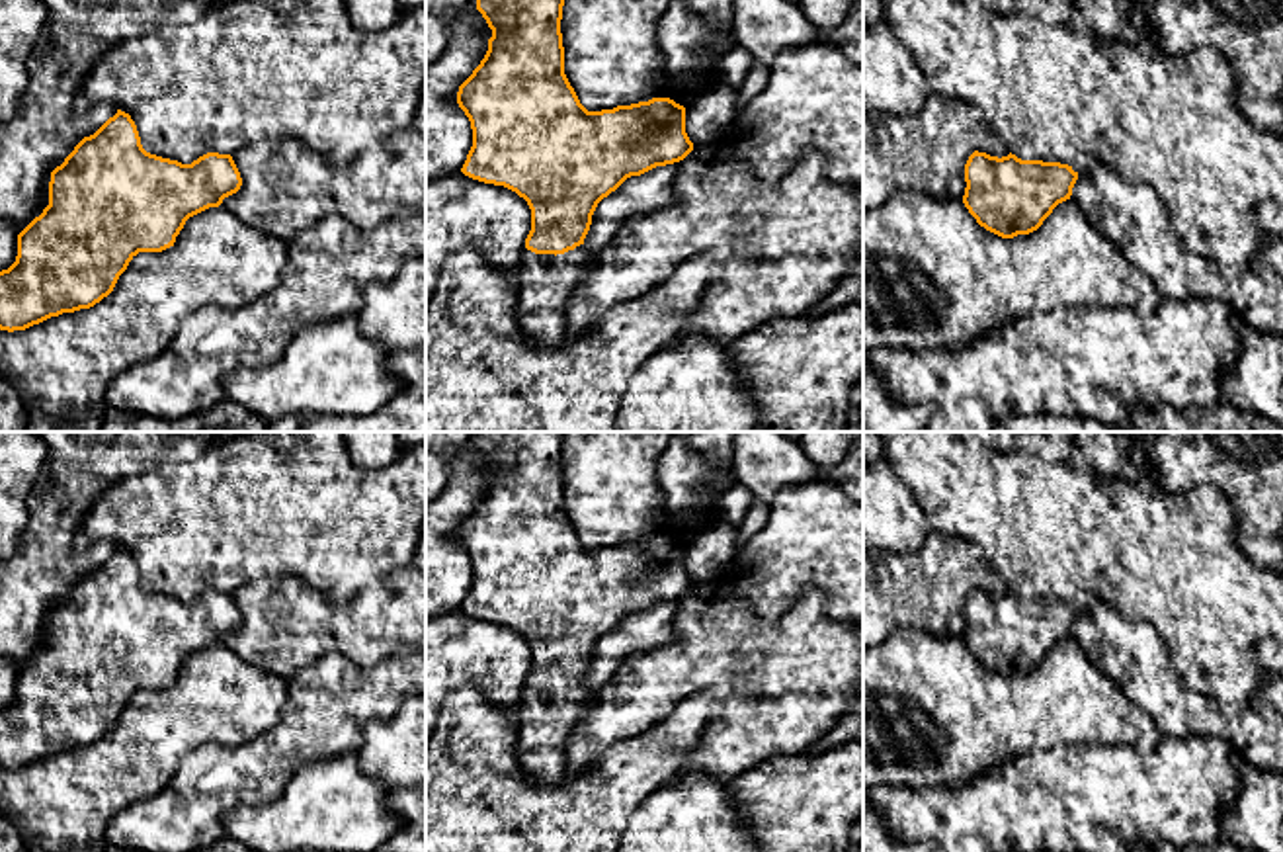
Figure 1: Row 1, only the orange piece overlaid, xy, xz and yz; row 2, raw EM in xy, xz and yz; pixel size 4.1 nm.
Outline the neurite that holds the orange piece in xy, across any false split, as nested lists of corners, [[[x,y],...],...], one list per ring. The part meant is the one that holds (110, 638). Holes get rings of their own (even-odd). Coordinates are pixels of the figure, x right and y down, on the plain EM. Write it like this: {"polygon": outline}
{"polygon": [[[117,547],[51,610],[49,643],[18,672],[16,700],[0,709],[0,768],[94,745],[139,690],[174,684],[189,655],[219,645],[240,623],[230,592],[207,590],[191,602],[150,592],[131,553]]]}

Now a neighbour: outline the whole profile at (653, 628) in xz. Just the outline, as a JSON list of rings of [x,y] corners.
[[[678,602],[656,604],[641,614],[631,614],[598,641],[584,676],[586,702],[594,702],[596,692],[615,676],[625,659],[670,645],[676,639]]]

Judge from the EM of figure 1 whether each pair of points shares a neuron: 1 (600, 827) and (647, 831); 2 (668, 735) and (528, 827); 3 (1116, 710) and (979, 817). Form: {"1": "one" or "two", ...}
{"1": "two", "2": "one", "3": "two"}

